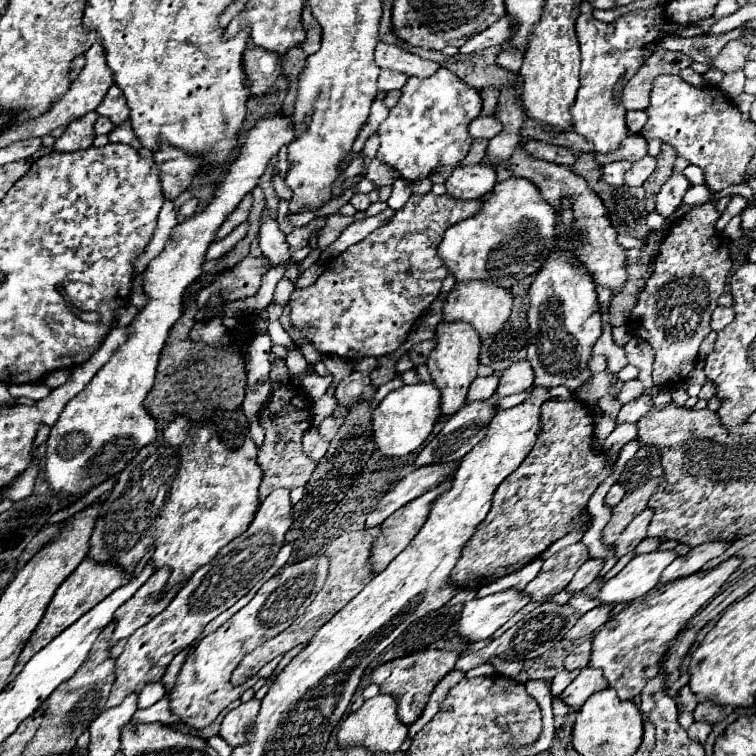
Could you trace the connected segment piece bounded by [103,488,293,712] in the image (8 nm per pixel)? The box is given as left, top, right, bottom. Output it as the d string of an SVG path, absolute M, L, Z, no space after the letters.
M283 488L273 490L267 496L267 500L261 502L249 528L241 536L233 538L227 546L223 546L209 564L201 566L159 616L155 616L141 630L135 630L129 636L123 654L117 658L117 680L111 688L103 712L119 706L129 694L141 694L143 686L151 682L161 682L171 660L181 650L193 646L199 634L213 618L229 610L239 598L243 598L253 586L261 582L265 572L275 562L277 552L285 542L285 532L291 528L291 524L293 524L293 516L291 516L289 492L285 492Z

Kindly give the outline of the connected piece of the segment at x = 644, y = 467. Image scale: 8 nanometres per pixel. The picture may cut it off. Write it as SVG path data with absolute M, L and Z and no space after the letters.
M639 448L639 452L633 456L633 460L629 460L629 464L627 464L627 468L625 468L625 472L621 474L621 484L627 484L625 488L627 488L627 492L625 492L625 496L623 496L623 500L611 510L613 514L611 514L611 520L609 520L609 524L603 528L603 544L605 546L609 546L609 548L613 548L615 546L615 542L617 542L617 538L619 538L619 534L625 530L625 526L639 514L639 512L643 512L645 508L647 508L647 500L649 500L649 496L657 490L657 486L663 482L663 468L661 468L661 464L659 464L659 452L657 452L657 448Z

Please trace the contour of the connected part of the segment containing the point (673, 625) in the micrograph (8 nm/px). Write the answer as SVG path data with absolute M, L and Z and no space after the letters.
M729 558L717 568L701 570L693 576L673 580L667 586L655 588L647 596L631 602L623 612L605 622L595 634L589 666L603 670L605 680L611 688L617 690L617 696L621 700L635 700L637 696L641 696L645 684L659 674L657 664L669 650L669 642L675 640L675 636L687 626L687 622L719 594L719 590L739 568L739 564L741 558Z

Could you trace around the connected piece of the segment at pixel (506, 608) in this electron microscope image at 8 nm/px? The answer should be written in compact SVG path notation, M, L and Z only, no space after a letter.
M515 588L475 598L463 606L457 632L469 642L485 640L529 602L531 598Z

